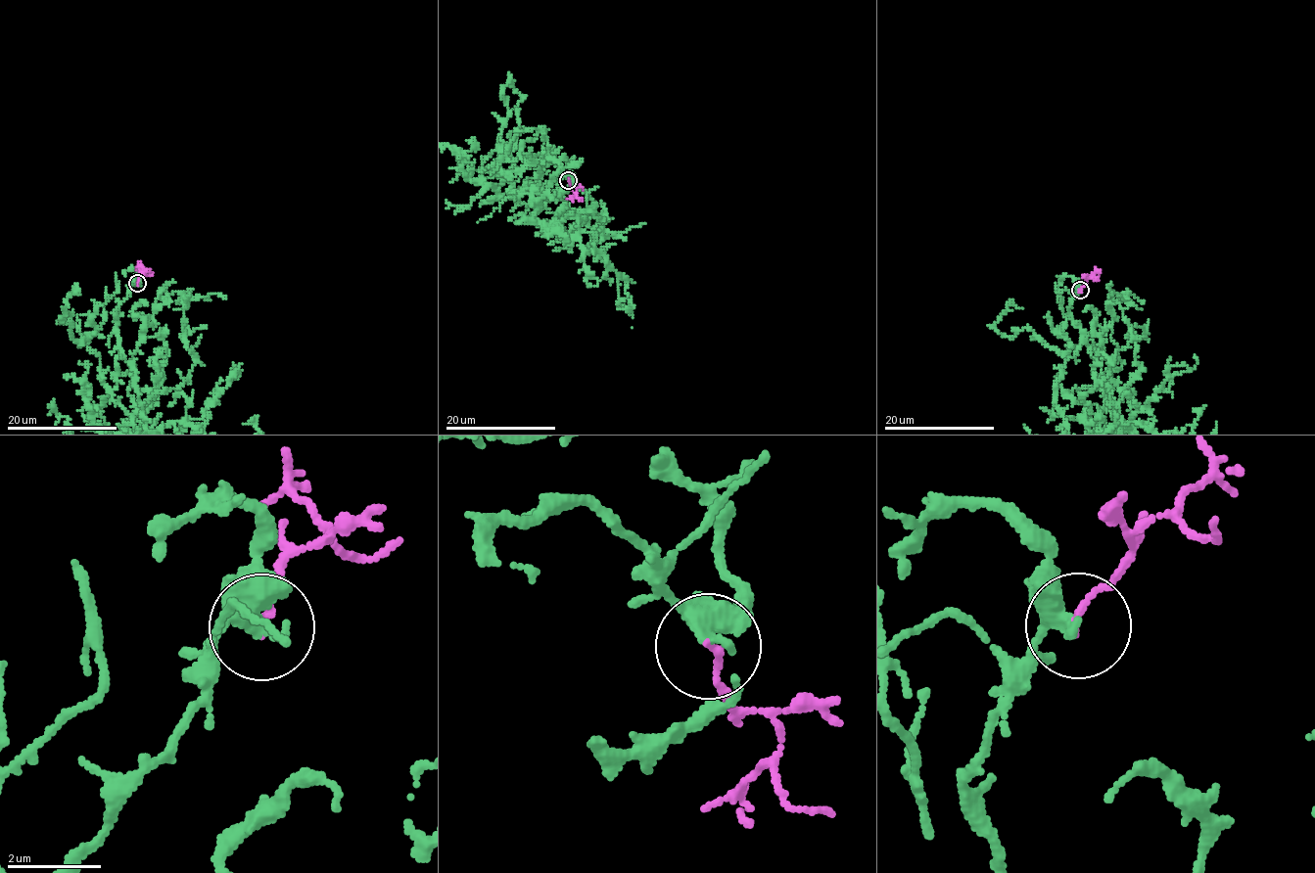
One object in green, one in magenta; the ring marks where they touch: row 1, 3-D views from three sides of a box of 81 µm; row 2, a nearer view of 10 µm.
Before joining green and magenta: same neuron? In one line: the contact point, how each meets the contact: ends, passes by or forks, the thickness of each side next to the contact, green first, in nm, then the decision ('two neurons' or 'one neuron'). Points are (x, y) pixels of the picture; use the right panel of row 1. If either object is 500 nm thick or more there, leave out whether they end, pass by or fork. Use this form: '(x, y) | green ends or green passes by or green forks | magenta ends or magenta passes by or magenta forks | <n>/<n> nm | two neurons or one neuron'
(1080, 290) | green passes by | magenta ends | 360/130 nm | one neuron

